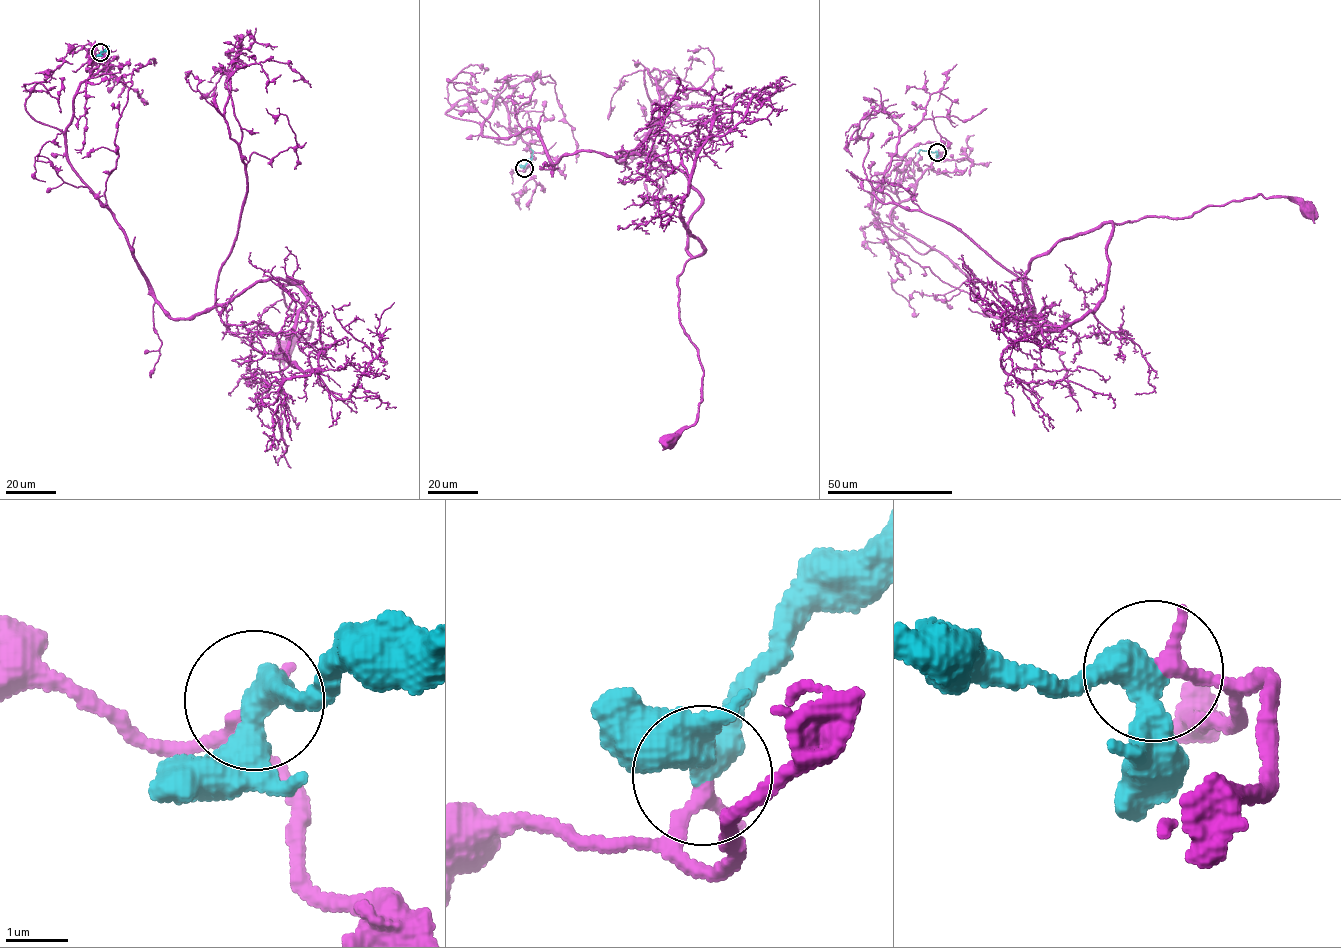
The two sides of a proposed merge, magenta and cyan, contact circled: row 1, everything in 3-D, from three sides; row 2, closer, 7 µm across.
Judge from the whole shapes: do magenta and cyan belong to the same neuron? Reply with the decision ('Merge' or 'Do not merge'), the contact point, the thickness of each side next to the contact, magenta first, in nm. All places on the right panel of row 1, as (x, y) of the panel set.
Merge. Place: (937, 152). Thickness 280 nm (magenta) against 440 nm

